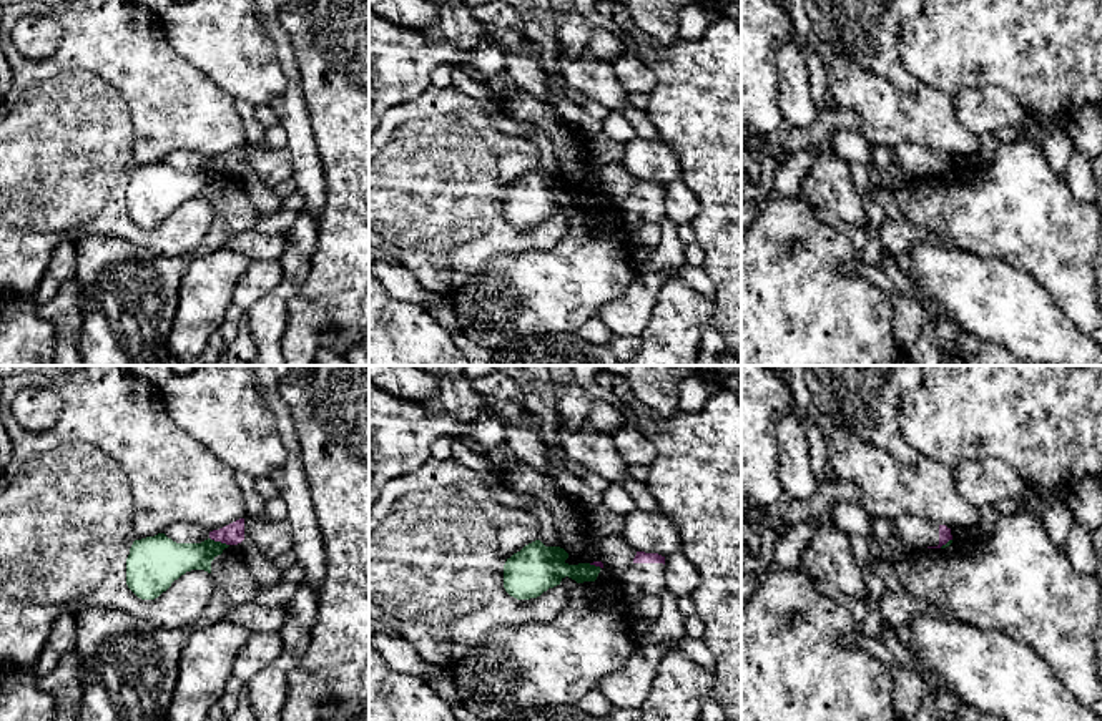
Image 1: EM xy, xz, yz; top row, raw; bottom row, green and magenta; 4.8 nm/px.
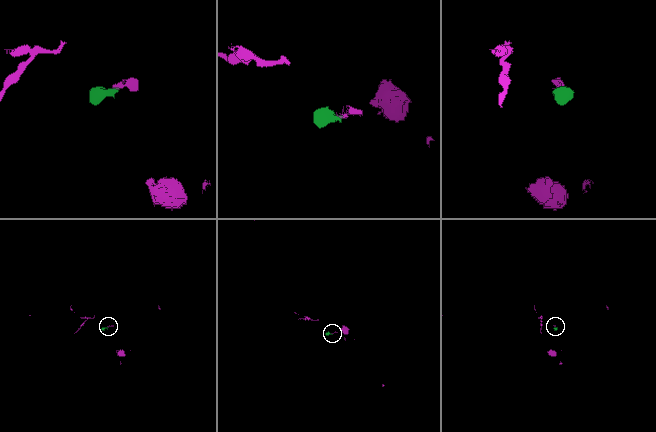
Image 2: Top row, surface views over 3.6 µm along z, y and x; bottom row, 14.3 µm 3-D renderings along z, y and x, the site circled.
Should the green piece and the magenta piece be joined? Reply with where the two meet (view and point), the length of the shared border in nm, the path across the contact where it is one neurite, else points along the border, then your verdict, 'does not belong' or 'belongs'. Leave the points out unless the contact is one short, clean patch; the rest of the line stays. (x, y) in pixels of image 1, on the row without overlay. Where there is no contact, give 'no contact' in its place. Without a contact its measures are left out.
meets green in xy at (220, 170); contact 100 nm long; border along xy (210, 165), (228, 173); does not belong

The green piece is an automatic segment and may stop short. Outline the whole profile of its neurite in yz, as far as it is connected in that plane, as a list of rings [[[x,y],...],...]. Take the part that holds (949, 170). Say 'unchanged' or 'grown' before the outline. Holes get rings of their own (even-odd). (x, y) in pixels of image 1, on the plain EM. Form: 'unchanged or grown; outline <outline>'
grown; outline [[[1017,138],[1001,145],[991,164],[949,168],[929,179],[913,178],[893,194],[909,223],[936,236],[944,234],[961,251],[1001,259],[1027,272],[1084,334],[1102,346],[1102,307],[1094,267],[1102,248],[1102,216],[1095,204],[1072,194],[1039,143]]]

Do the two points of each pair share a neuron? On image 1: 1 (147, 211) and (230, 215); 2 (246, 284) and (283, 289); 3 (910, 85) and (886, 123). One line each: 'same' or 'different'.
1: same
2: different
3: different

